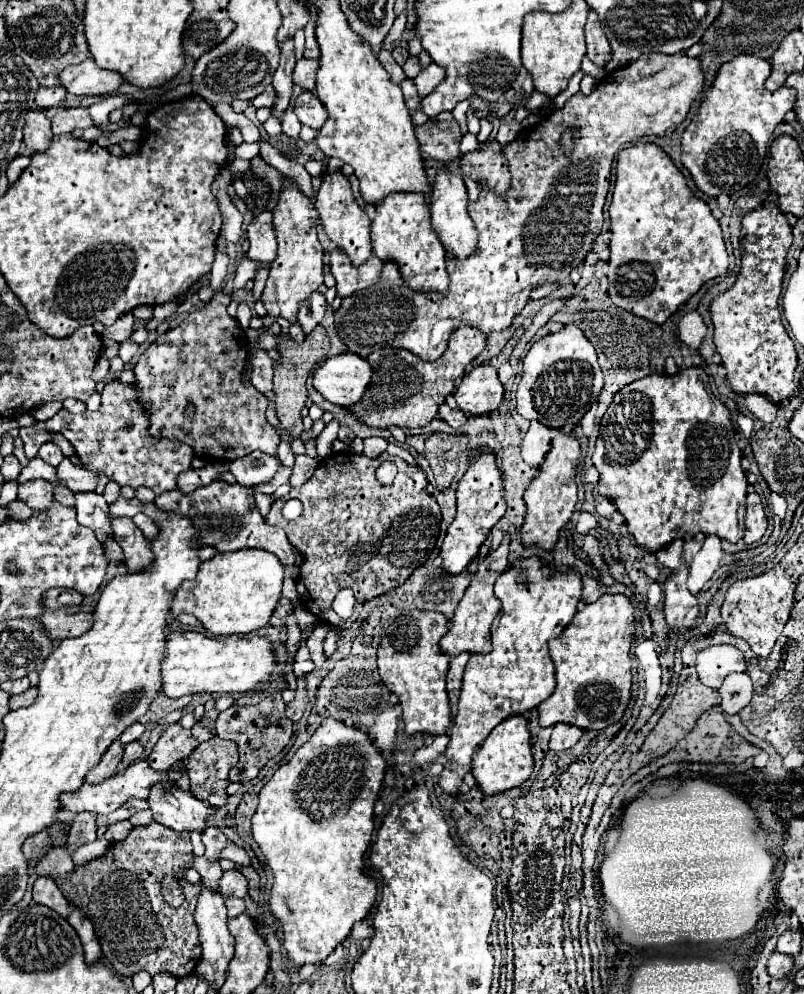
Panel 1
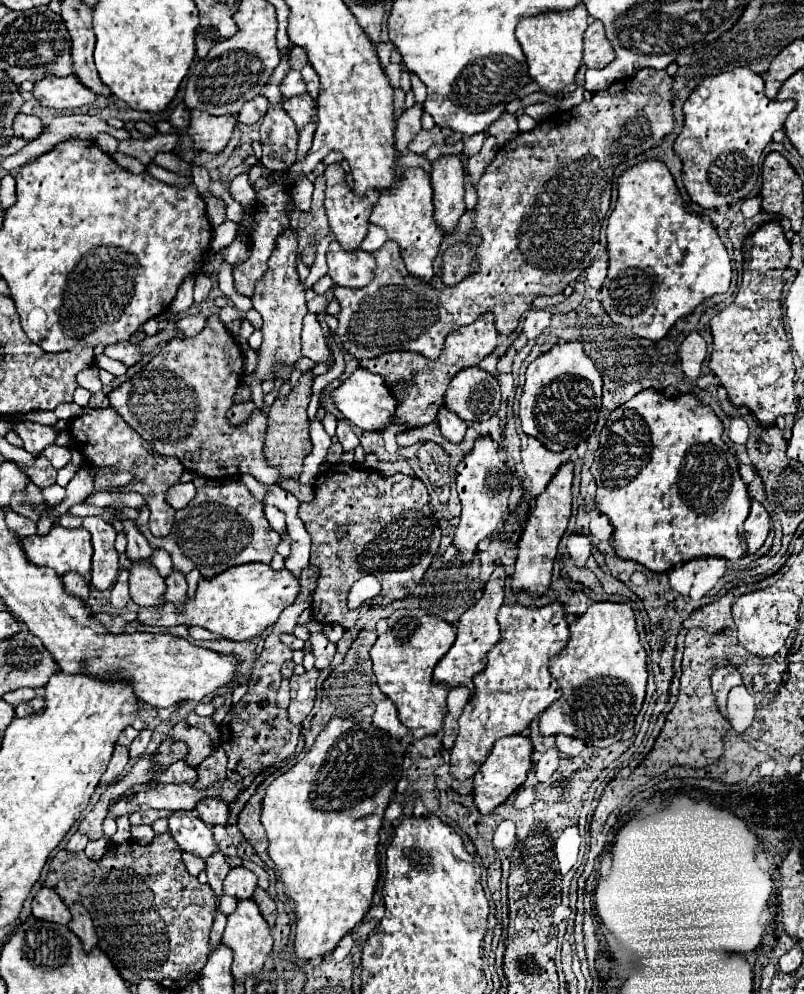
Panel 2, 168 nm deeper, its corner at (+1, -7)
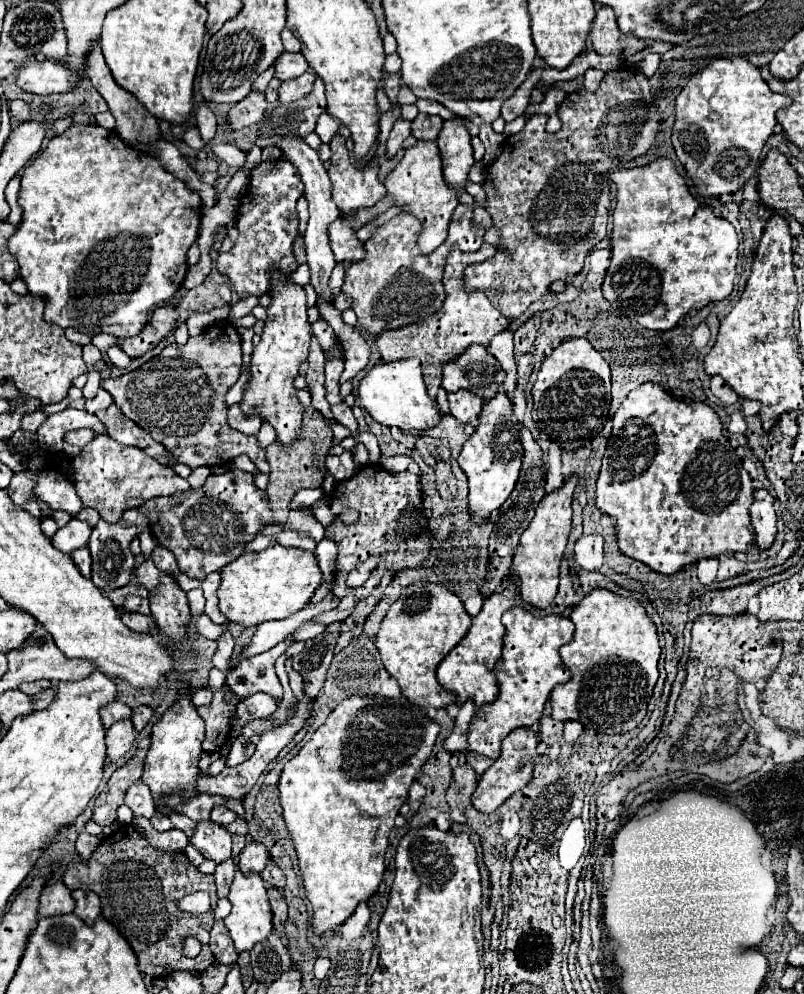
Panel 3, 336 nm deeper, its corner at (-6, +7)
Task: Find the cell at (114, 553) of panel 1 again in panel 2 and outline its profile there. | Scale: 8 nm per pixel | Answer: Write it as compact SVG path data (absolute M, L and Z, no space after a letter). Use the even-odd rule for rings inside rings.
M120 570L118 572L118 580L112 588L112 594L110 594L110 604L114 608L124 608L128 602L130 602L130 594L128 594L128 570Z

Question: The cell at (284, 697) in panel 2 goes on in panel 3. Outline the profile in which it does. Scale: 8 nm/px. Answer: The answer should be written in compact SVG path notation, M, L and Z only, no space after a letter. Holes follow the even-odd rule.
M257 692L253 694L251 698L245 698L237 704L237 728L233 730L233 736L237 736L241 732L241 726L249 720L255 720L255 718L269 718L275 710L279 708L279 700L265 694L265 692Z

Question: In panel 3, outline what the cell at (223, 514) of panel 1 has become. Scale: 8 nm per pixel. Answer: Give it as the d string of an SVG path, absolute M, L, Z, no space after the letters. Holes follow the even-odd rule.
M243 470L211 474L199 490L151 498L139 506L139 512L149 518L149 528L157 542L175 554L179 570L197 580L239 558L247 542L273 524L273 510L265 490L259 490L253 474Z

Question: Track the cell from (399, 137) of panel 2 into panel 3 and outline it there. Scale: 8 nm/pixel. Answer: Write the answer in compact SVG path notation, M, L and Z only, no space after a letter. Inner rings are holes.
M397 118L393 128L391 128L391 134L389 134L389 140L387 140L387 154L389 156L395 156L397 150L401 148L403 140L411 136L411 120L405 120L405 118Z

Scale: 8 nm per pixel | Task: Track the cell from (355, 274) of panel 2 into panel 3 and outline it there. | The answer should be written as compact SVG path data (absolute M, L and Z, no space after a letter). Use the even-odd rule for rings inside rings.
M335 220L329 228L329 238L331 238L331 250L335 254L337 262L351 260L351 262L361 262L365 258L365 244L359 242L355 236L355 230L343 224L341 220Z

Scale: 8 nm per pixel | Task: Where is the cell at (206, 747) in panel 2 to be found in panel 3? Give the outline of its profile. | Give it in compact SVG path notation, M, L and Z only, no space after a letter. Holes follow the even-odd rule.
M225 688L213 694L213 702L207 706L199 706L197 712L203 718L207 726L207 734L203 740L205 752L215 752L227 738L229 738L229 714L233 710L233 704L225 700Z

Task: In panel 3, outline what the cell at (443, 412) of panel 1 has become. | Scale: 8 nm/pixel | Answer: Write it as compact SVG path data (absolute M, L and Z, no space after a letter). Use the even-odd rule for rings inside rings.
M453 392L453 394L447 394L447 398L449 398L449 404L451 404L451 414L461 424L467 424L473 418L477 418L481 408L483 408L483 400L479 400L471 392Z

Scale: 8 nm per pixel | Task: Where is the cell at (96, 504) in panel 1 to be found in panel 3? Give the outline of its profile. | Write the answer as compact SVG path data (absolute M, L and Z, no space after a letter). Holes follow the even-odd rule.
M137 508L125 510L121 520L113 522L113 524L107 524L103 518L97 522L97 526L93 528L91 540L89 540L89 550L91 550L91 558L93 558L93 576L91 576L91 580L97 584L97 588L101 588L105 592L111 592L119 586L129 584L129 580L133 576L133 568L135 568L133 554L129 550L129 542L143 528L147 528L147 518L143 514L139 514Z

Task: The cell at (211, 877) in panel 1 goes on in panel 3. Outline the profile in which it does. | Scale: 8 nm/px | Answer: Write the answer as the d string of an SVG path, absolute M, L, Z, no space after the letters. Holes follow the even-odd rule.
M217 920L211 930L211 952L213 952L215 960L221 964L233 964L239 956L235 952L235 946L231 944L231 938L227 936L227 928L223 926L221 920Z

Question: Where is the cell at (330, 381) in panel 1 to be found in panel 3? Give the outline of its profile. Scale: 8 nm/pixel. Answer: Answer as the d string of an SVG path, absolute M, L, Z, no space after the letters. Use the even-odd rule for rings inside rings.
M415 358L379 362L377 366L373 366L357 386L357 400L371 414L371 418L375 418L383 426L421 430L435 426L441 418L437 402L427 396L427 388L421 376L421 364Z

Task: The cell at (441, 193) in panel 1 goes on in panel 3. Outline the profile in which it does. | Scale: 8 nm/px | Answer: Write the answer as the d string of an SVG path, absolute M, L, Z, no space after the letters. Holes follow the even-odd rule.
M447 120L443 124L443 130L437 138L437 146L441 150L441 164L443 164L443 178L445 182L461 192L465 188L467 176L473 160L473 148L471 148L471 136L461 120Z

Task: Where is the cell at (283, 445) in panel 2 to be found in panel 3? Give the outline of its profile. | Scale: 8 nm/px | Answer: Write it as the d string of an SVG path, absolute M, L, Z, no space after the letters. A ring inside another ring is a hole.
M307 408L303 412L301 430L299 430L299 434L291 446L281 444L279 440L275 440L273 444L267 446L267 460L271 464L271 474L269 474L269 486L265 492L267 492L271 508L275 512L275 524L285 522L287 512L289 512L289 500L293 498L293 494L297 490L319 488L323 484L323 478L327 474L325 456L329 454L331 438L333 438L333 432L331 432L327 420L321 414L317 414L315 408Z

